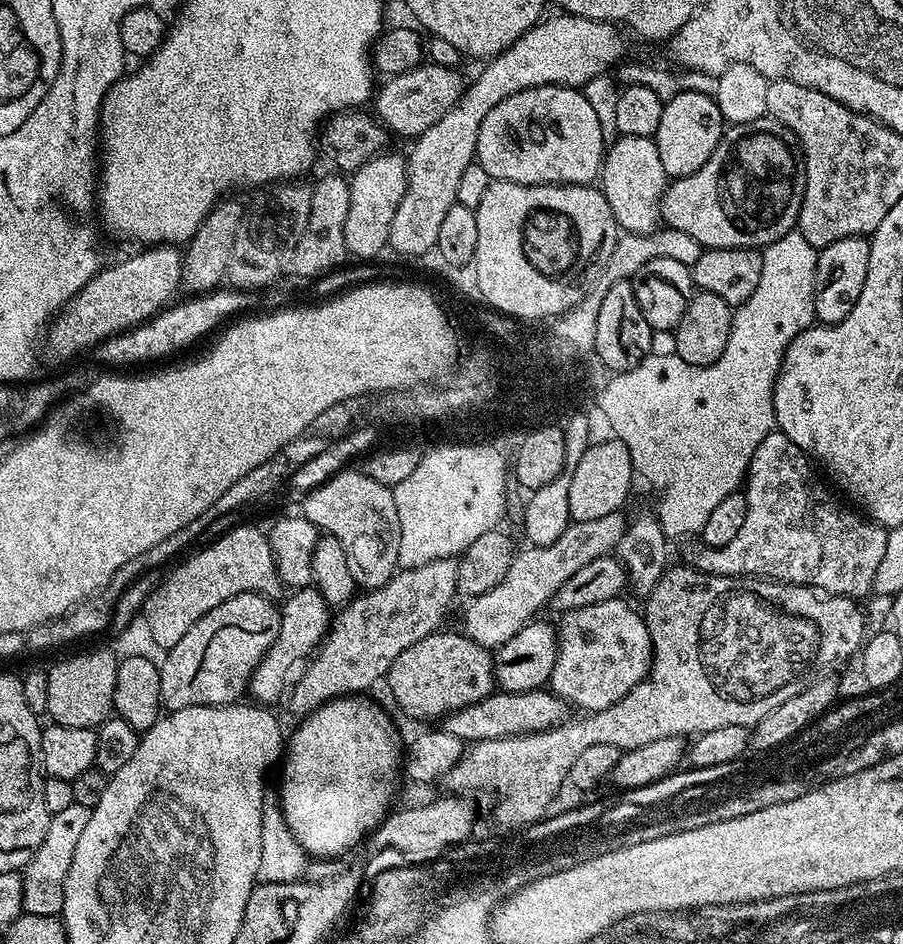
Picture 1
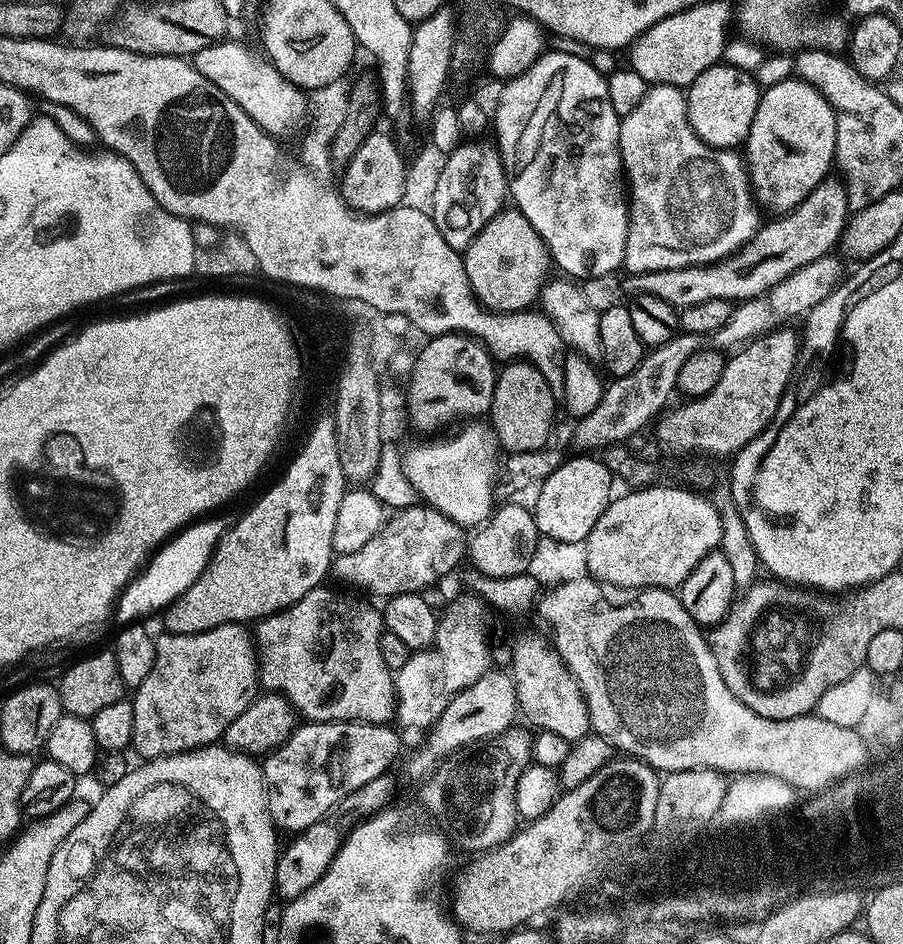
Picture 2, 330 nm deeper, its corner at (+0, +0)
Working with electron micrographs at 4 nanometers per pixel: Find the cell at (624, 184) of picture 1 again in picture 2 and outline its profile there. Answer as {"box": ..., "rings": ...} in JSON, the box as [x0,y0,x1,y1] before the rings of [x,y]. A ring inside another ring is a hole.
{"box":[620,85,762,273],"rings":[[[677,85],[649,87],[642,102],[620,122],[620,160],[624,163],[626,184],[630,189],[623,262],[629,273],[714,264],[740,251],[755,235],[762,223],[761,209],[745,161],[736,155],[727,148],[711,148],[694,134],[688,121],[685,93]]]}

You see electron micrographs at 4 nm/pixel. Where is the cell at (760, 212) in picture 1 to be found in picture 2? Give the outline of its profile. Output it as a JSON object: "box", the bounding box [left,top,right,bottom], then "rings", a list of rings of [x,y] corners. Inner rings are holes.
{"box":[746,78,836,214],"rings":[[[799,78],[782,80],[776,85],[765,87],[760,94],[758,110],[750,126],[746,141],[746,167],[753,189],[765,209],[773,208],[773,213],[783,214],[798,207],[823,180],[829,179],[836,158],[836,111],[830,102],[813,84]]]}

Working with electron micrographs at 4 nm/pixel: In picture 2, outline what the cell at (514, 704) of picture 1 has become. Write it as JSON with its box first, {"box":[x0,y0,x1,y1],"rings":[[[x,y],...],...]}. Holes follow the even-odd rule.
{"box":[255,587,396,724],"rings":[[[328,587],[310,590],[290,607],[255,621],[259,687],[265,693],[284,696],[308,722],[359,720],[362,724],[388,724],[396,711],[396,682],[394,672],[382,660],[379,646],[379,638],[386,631],[381,609]]]}

